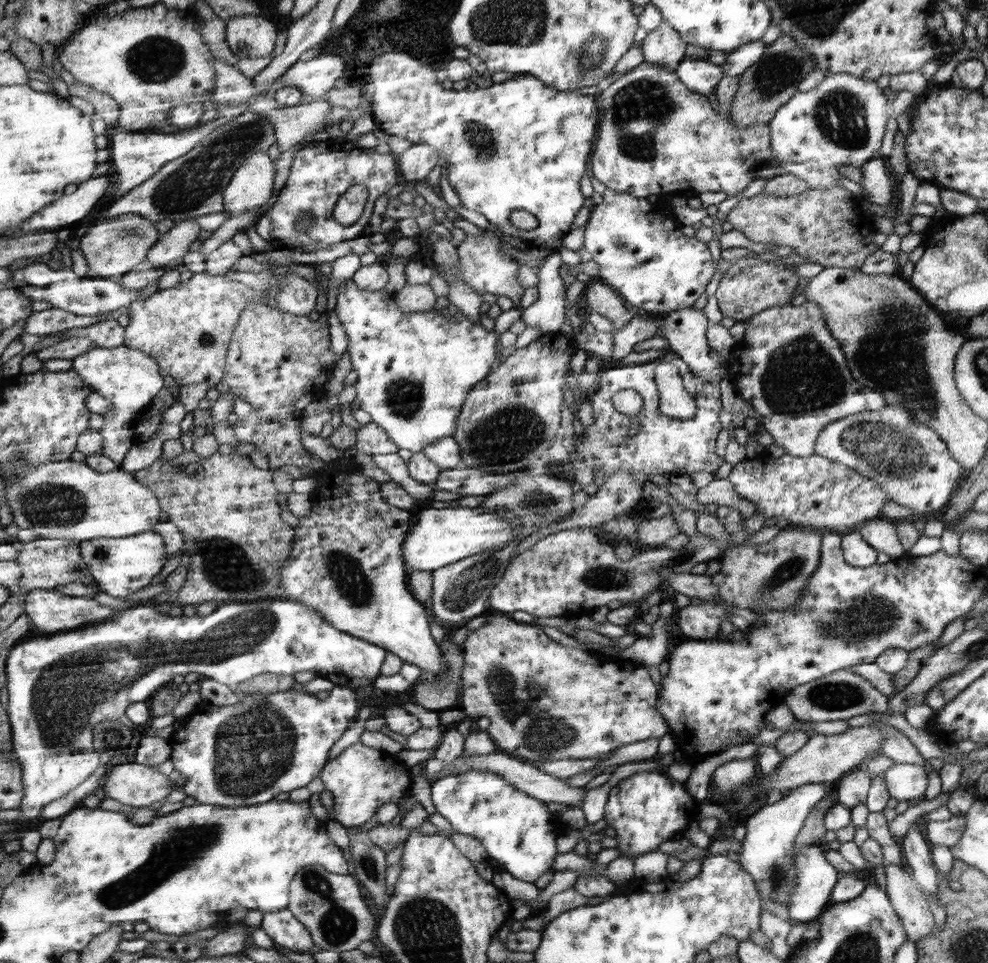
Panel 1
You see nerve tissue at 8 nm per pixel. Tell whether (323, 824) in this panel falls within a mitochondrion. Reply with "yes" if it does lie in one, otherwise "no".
no

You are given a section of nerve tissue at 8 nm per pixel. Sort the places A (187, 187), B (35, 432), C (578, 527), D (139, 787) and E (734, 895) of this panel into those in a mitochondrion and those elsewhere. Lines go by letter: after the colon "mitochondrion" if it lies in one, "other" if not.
A: mitochondrion
B: other
C: other
D: other
E: other

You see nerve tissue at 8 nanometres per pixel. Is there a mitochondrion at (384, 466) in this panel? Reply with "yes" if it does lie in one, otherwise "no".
no

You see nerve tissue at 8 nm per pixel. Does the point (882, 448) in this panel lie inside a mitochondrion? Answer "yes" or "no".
yes

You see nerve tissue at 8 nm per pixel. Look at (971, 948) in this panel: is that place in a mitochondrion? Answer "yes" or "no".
yes

